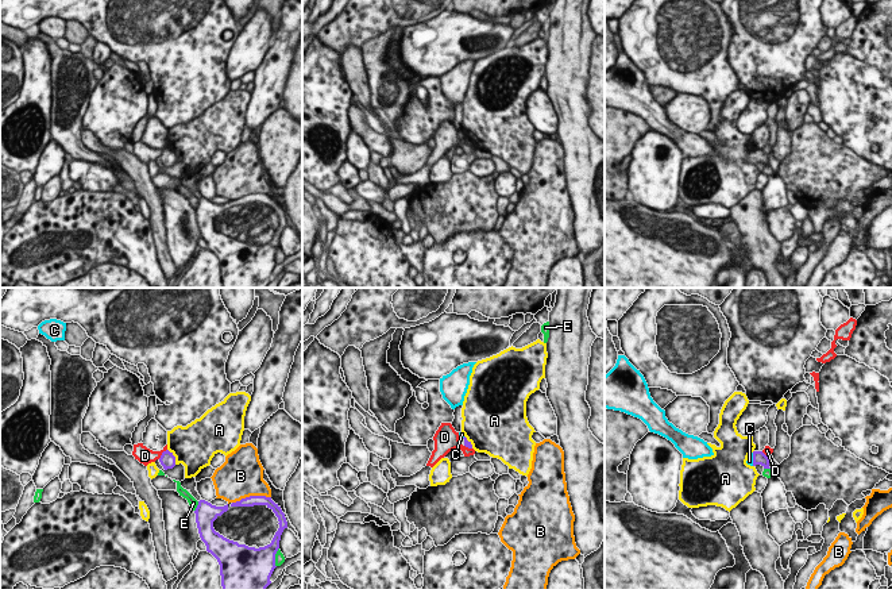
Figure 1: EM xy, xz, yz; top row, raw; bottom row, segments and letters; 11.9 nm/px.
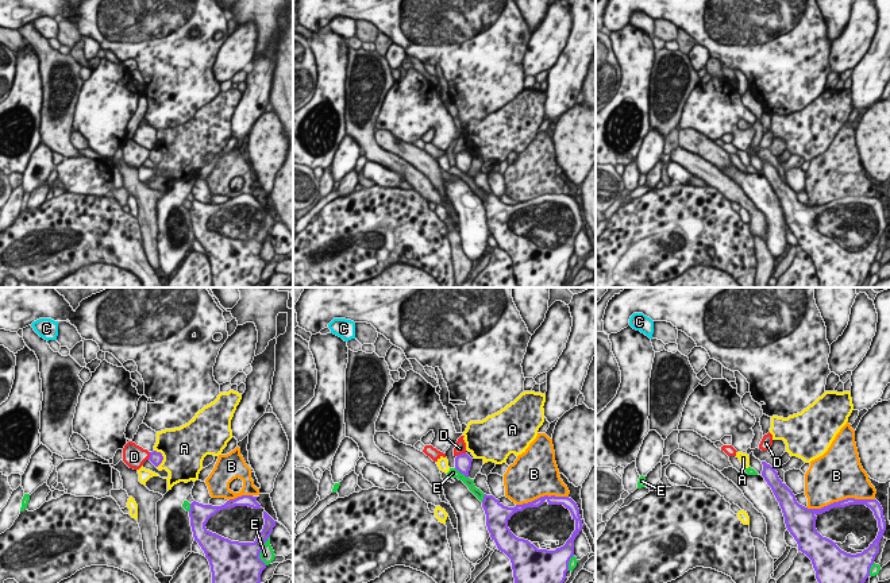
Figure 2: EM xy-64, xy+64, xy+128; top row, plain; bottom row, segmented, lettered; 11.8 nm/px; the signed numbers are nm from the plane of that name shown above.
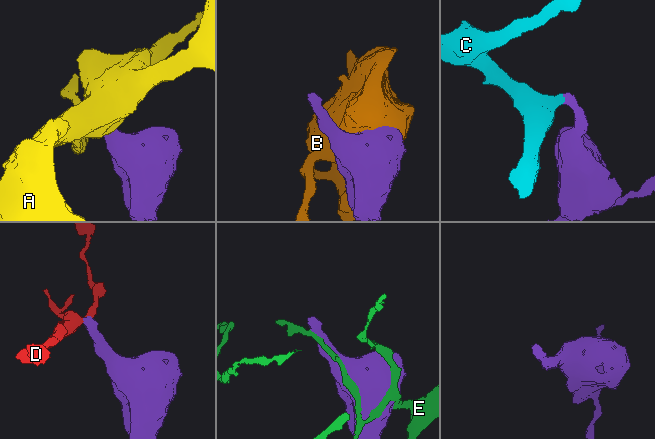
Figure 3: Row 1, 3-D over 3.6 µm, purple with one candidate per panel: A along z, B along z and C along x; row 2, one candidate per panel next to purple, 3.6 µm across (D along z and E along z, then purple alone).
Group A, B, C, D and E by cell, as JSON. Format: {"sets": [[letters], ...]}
{"sets": [["A"], ["B"], ["C"], ["D"], ["E"]]}

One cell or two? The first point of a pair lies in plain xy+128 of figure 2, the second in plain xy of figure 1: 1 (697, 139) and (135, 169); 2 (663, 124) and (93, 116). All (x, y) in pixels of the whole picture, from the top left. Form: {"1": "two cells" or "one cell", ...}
{"1": "one cell", "2": "two cells"}

